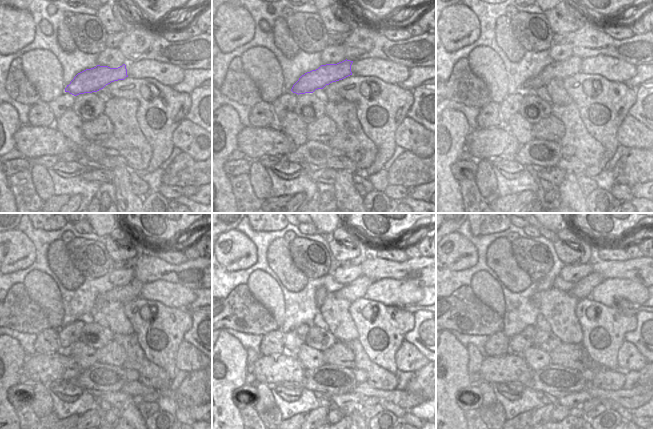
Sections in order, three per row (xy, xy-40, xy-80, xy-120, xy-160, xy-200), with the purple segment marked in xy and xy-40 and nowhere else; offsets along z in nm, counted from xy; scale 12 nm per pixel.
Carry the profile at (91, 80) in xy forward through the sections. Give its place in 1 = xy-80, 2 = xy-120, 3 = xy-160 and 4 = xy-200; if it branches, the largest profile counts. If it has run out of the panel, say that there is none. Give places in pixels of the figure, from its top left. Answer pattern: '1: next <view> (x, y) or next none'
1: next xy-80 (558, 69)
2: next xy-120 (125, 293)
3: next xy-160 (357, 289)
4: next xy-200 (581, 289)

